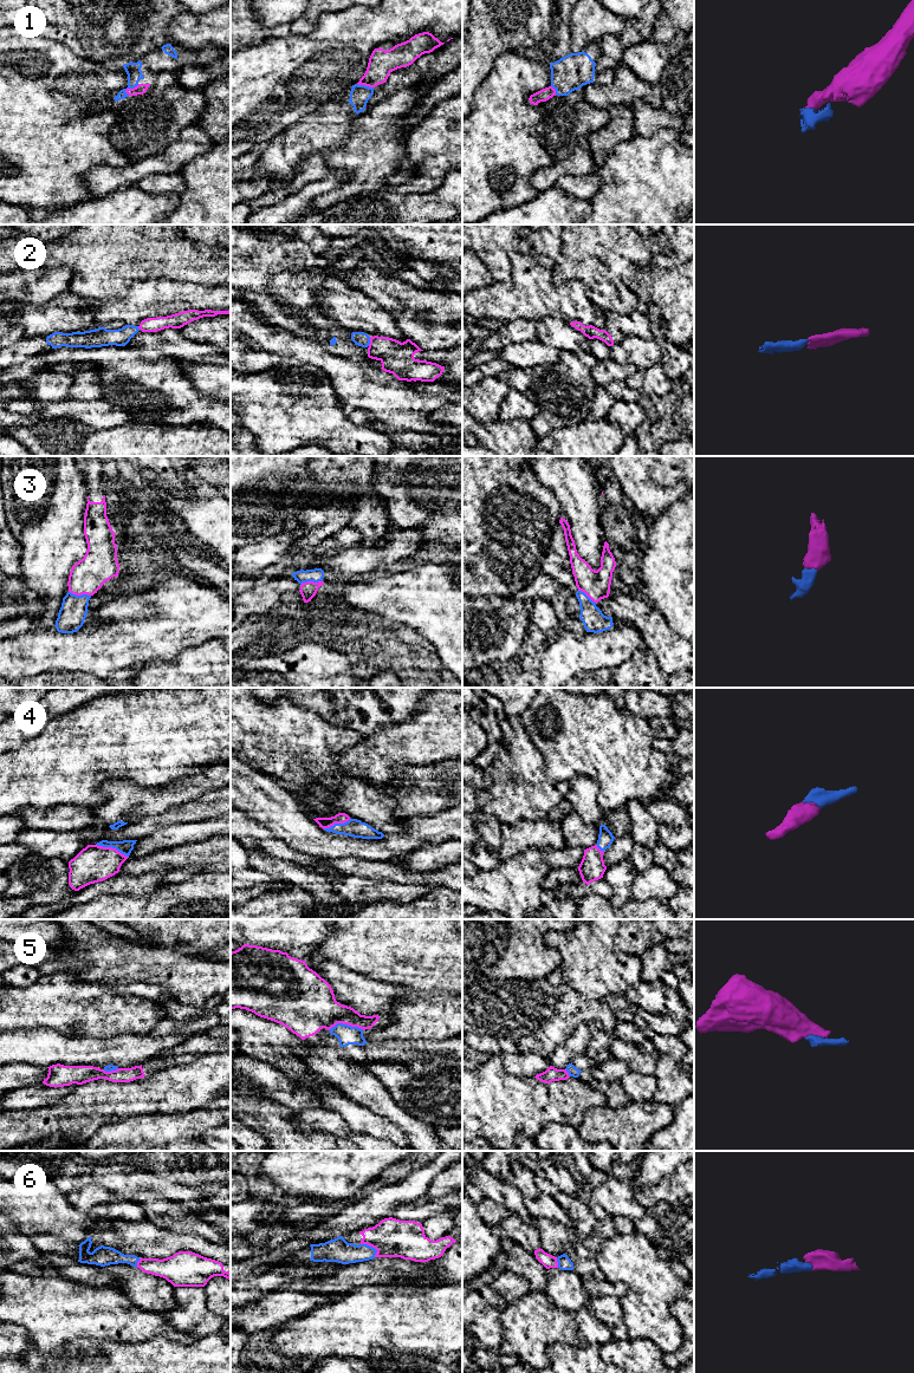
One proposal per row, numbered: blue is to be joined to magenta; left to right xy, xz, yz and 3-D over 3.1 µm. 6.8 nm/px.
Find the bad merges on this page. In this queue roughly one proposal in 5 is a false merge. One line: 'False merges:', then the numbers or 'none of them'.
False merges: none of them

